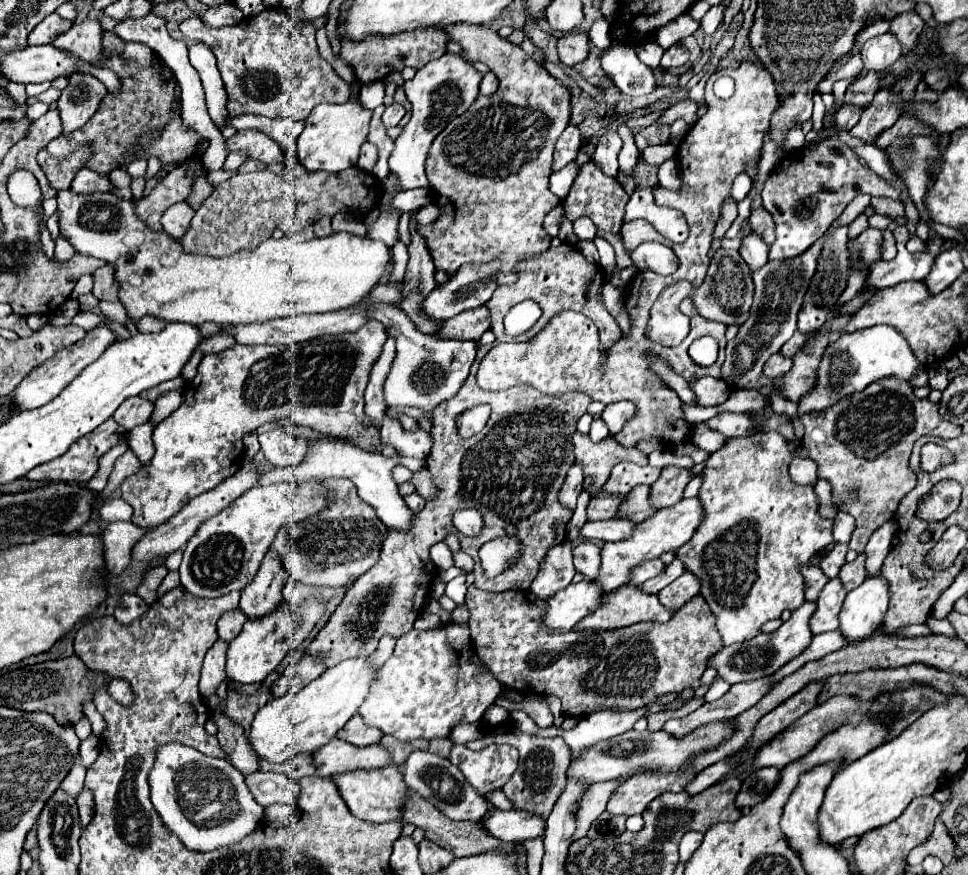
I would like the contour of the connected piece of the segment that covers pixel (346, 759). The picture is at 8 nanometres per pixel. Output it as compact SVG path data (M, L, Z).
M334 737L328 745L314 753L316 775L330 777L352 769L372 769L390 765L390 751L384 745L366 745L366 749L358 749L348 741Z

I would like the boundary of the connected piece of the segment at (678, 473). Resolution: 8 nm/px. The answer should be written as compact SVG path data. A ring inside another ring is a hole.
M674 465L666 467L650 491L654 507L662 509L662 507L672 507L674 503L678 503L682 499L684 487L690 483L690 479L692 479L690 467L688 469L678 469Z

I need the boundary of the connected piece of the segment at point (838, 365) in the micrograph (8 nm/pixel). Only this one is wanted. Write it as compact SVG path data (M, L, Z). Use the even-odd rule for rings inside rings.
M874 325L874 327L866 327L854 333L842 333L836 341L832 341L818 365L818 373L816 373L816 383L812 387L810 393L806 393L800 399L800 415L804 413L822 413L826 409L830 409L832 405L836 405L840 399L850 397L862 389L866 389L870 383L882 379L882 377L900 377L900 379L910 379L920 367L920 361L914 357L912 349L908 347L906 339L888 325ZM846 353L848 357L838 357Z

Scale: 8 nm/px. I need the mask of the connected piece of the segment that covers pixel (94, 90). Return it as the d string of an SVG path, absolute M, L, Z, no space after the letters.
M74 73L70 77L68 87L62 91L58 99L62 135L80 129L96 113L104 95L106 95L106 87L96 77Z

